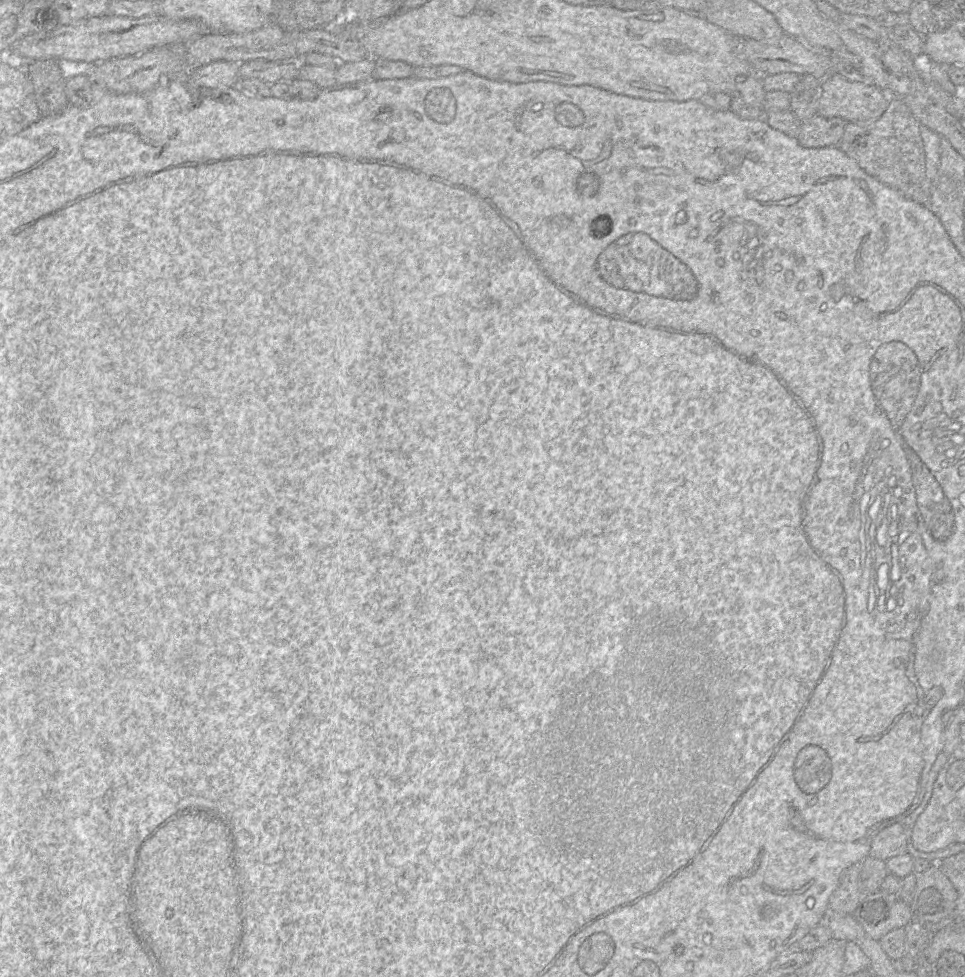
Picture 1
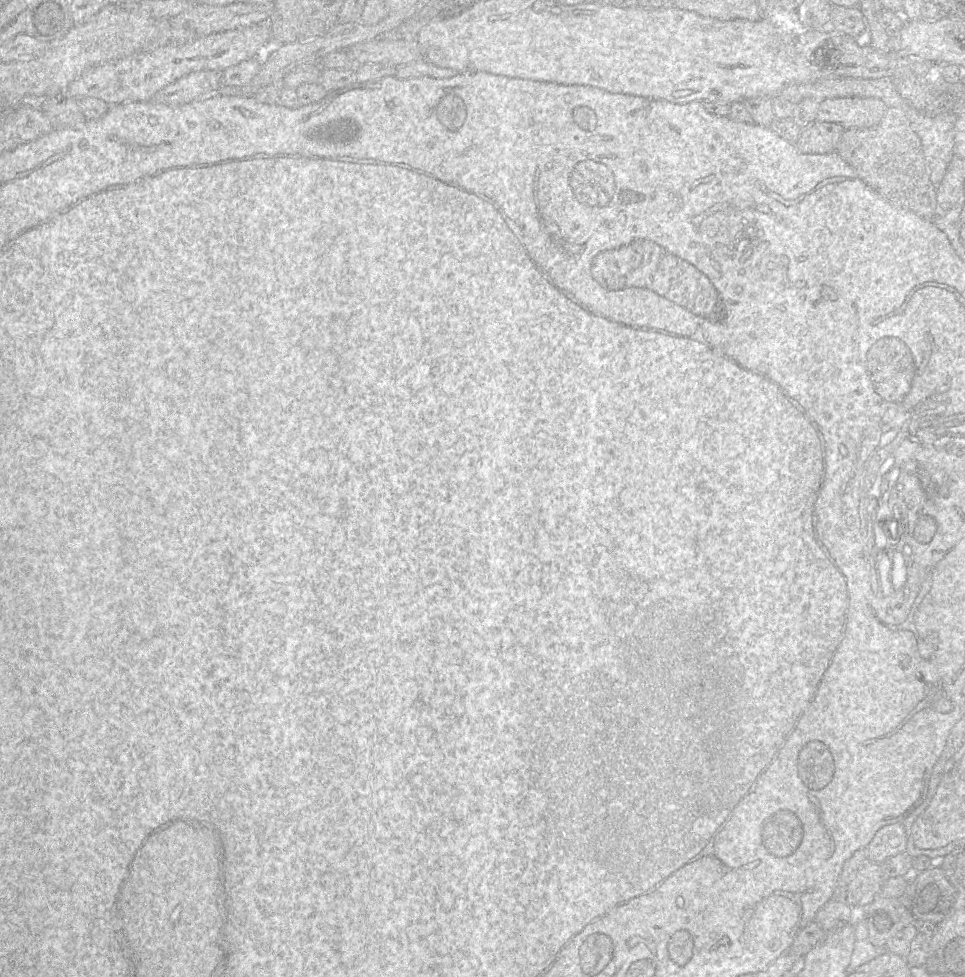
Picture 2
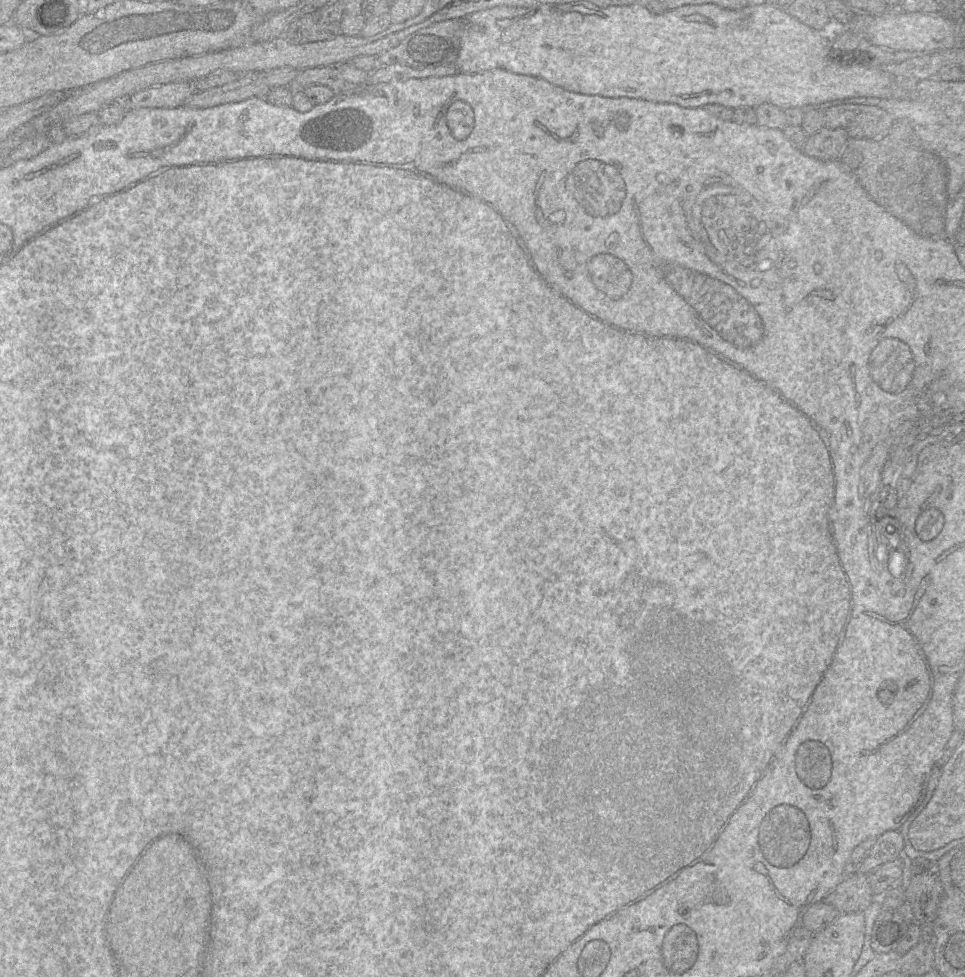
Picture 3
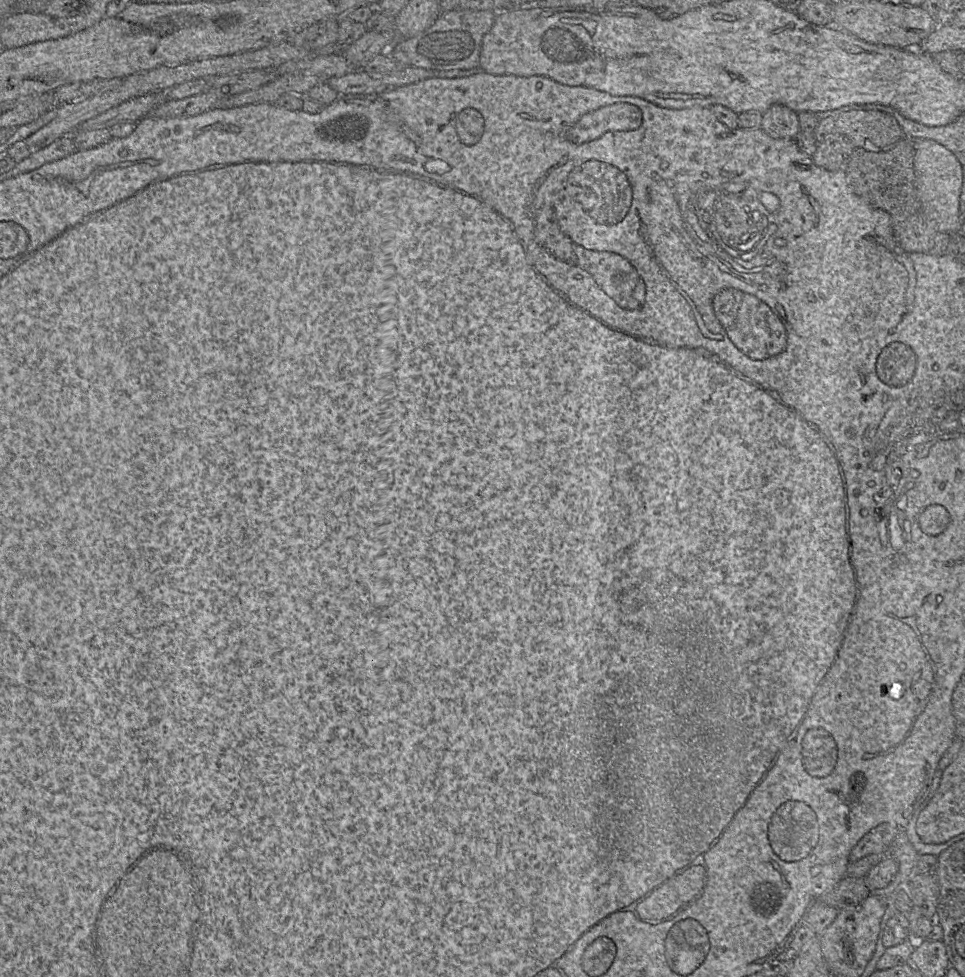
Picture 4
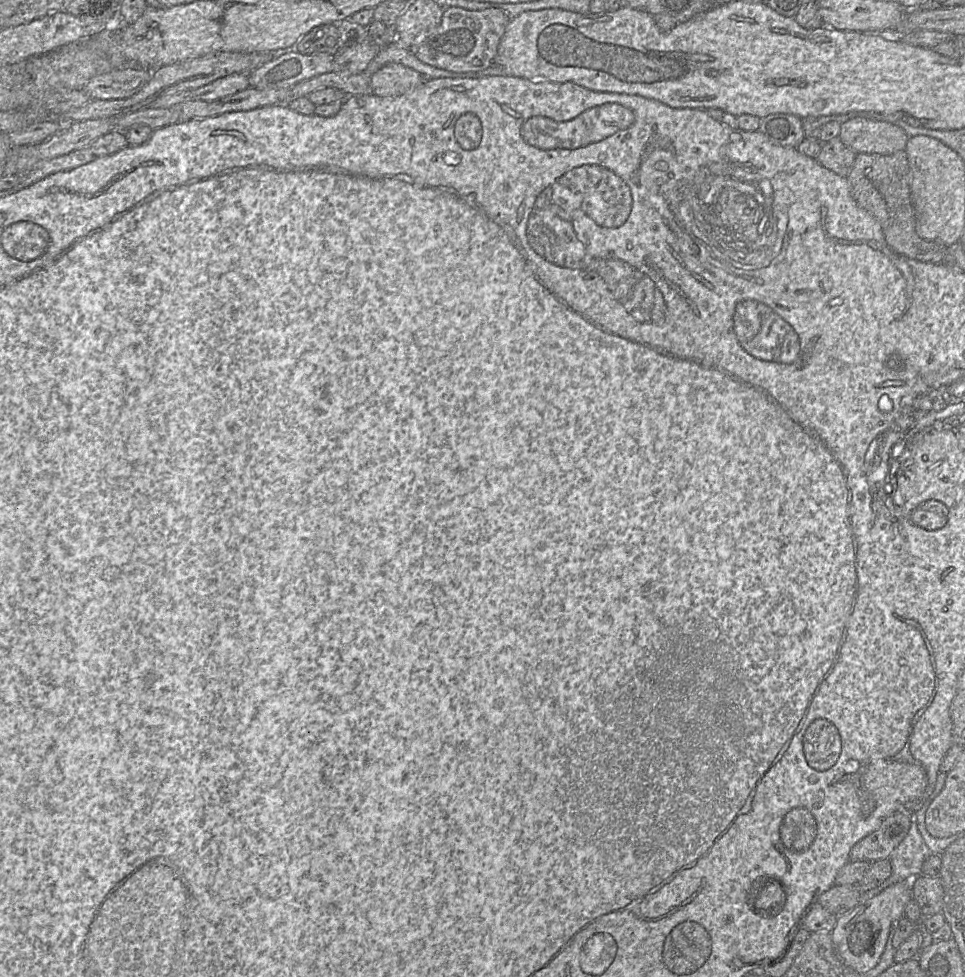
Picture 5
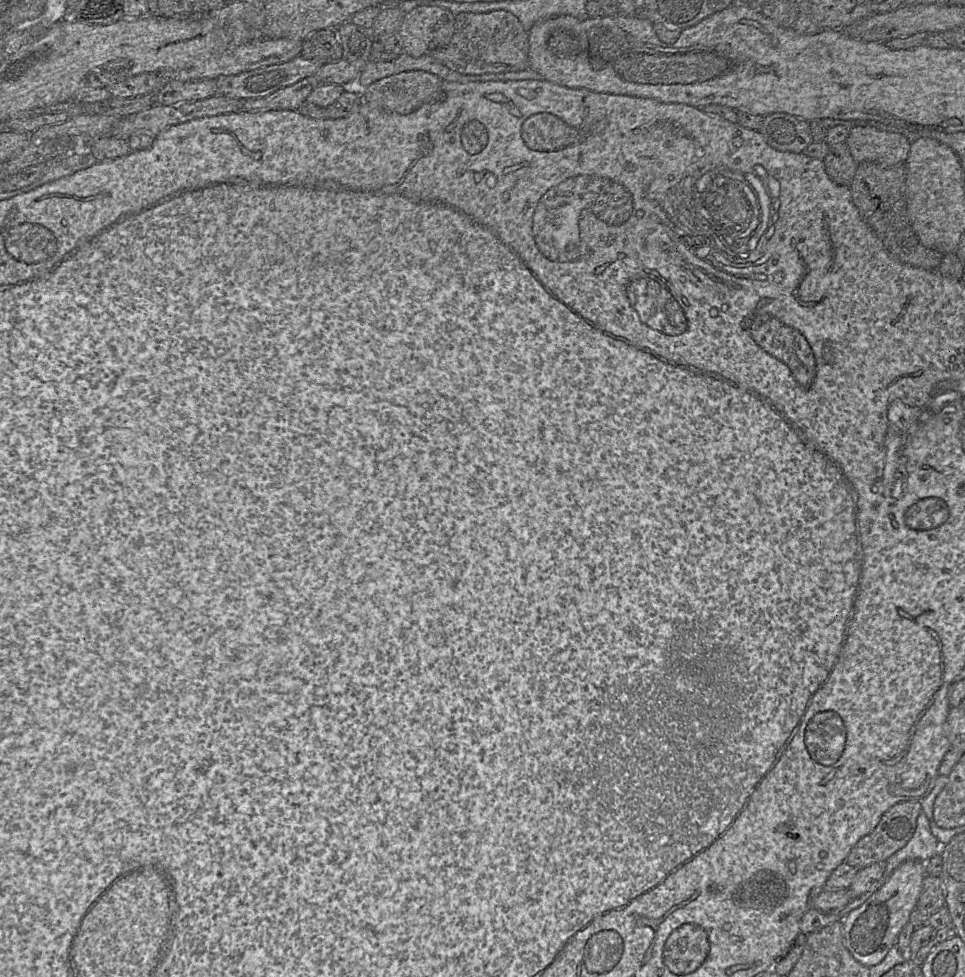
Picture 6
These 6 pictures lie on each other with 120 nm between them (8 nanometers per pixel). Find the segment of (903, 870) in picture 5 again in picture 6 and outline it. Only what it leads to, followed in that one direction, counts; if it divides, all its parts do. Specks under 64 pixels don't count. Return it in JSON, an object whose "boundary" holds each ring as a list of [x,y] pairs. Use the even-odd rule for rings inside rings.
{"boundary":[[[921,812],[917,818],[917,825],[912,838],[900,850],[895,852],[886,860],[886,869],[883,876],[873,884],[868,891],[861,896],[852,899],[848,905],[839,914],[842,918],[857,909],[876,893],[889,879],[894,870],[906,861],[927,862],[931,857],[939,854],[941,851],[940,843],[934,837],[930,830],[929,820],[925,813]]]}

